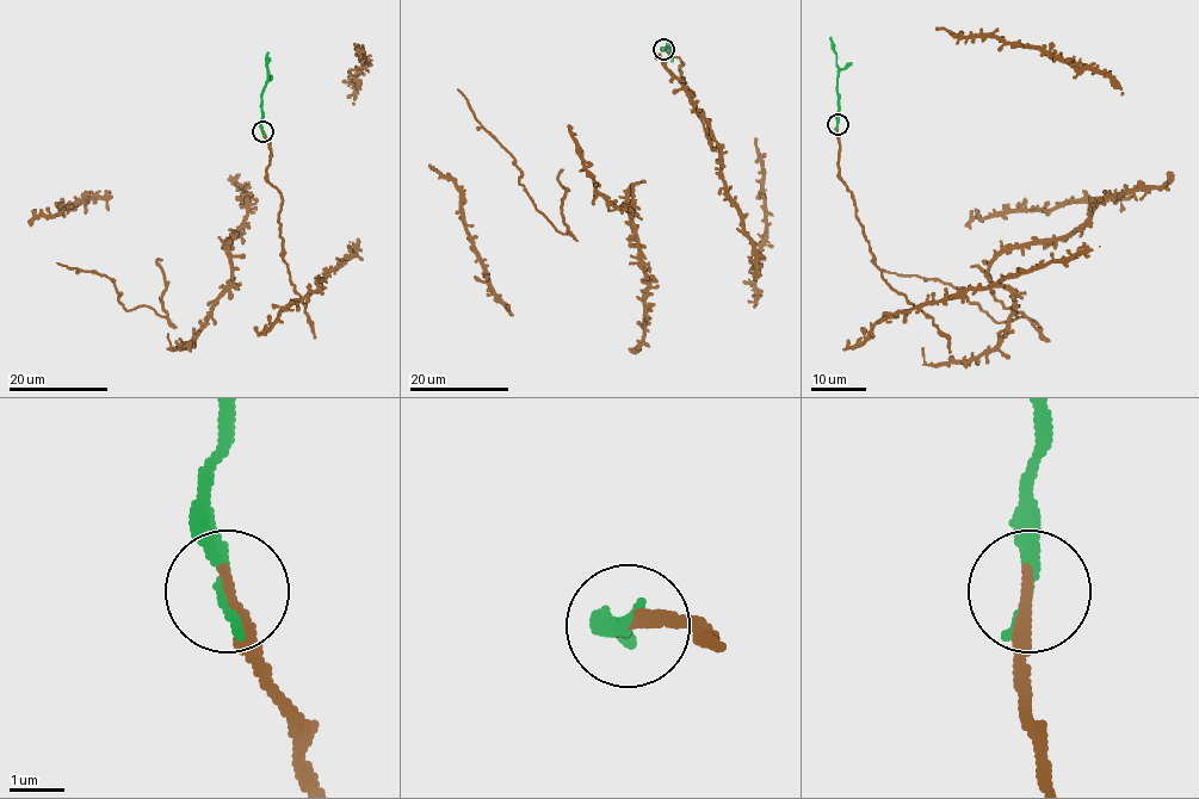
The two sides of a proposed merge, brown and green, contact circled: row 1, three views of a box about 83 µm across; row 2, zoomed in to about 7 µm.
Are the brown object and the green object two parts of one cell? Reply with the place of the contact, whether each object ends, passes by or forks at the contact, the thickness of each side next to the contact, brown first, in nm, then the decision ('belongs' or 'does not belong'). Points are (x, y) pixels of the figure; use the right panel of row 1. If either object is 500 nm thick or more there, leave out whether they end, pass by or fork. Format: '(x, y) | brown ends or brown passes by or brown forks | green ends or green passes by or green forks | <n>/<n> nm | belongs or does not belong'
(838, 124) | brown ends | green ends | 240/240 nm | belongs

